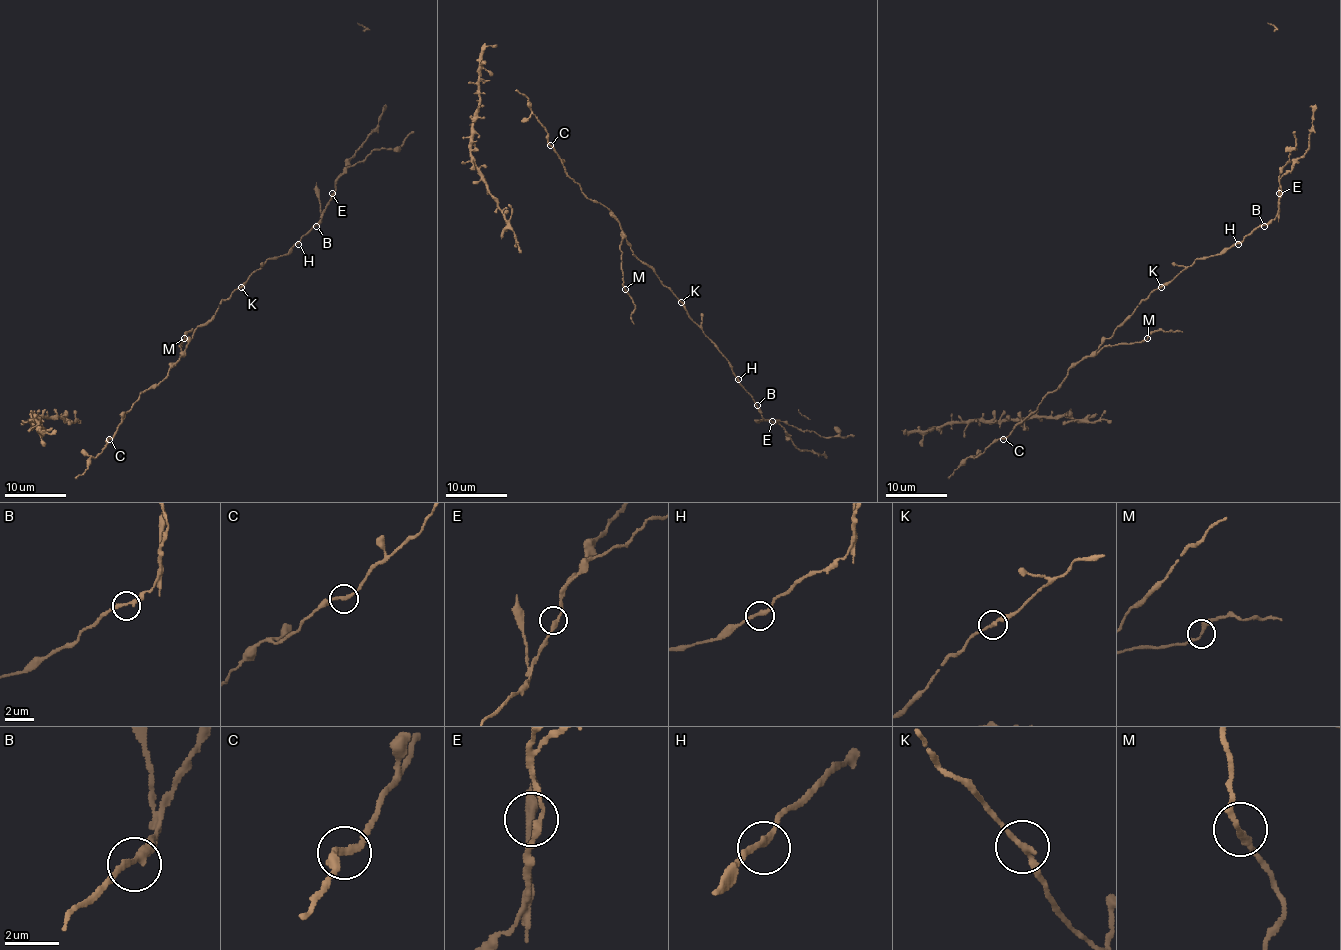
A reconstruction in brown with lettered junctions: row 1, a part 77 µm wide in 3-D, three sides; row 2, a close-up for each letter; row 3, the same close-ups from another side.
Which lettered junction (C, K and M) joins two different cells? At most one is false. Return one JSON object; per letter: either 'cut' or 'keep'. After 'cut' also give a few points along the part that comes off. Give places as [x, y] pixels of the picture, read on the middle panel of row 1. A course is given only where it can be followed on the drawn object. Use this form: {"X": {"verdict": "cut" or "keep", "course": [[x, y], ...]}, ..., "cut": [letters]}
{"C": {"verdict": "keep"}, "K": {"verdict": "cut"}, "M": {"verdict": "keep"}, "cut": ["K"]}

